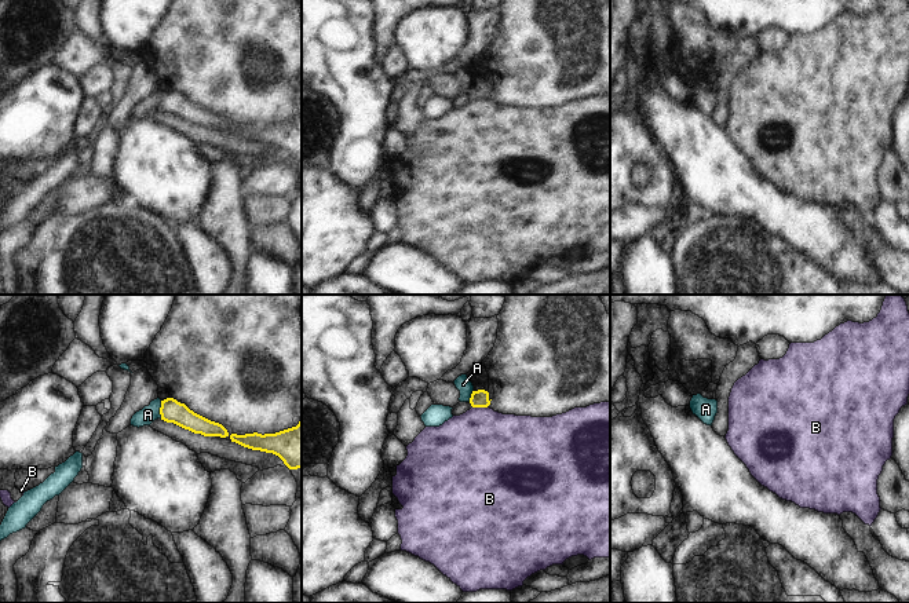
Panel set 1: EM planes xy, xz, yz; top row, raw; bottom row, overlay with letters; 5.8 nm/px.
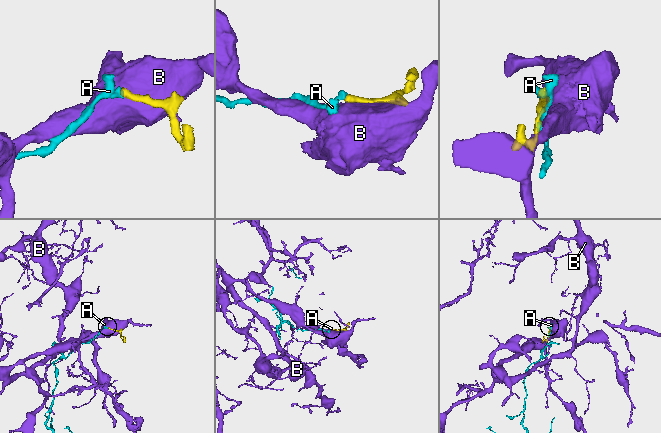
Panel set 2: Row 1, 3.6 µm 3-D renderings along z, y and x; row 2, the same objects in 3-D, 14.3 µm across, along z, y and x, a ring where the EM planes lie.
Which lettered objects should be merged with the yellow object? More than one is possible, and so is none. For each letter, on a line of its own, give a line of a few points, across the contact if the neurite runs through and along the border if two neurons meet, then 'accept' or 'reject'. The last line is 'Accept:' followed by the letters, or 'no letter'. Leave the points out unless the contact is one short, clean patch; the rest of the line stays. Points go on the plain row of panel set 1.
A: line xy (171, 102), (160, 101), (148, 106); accept
B: reject
Accept: A

